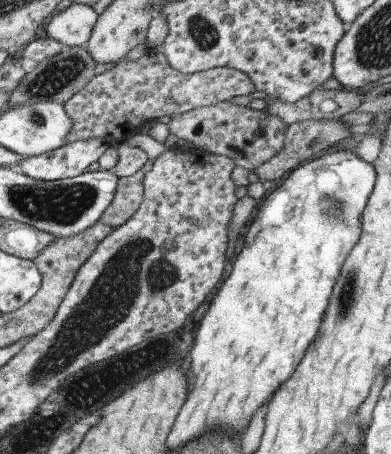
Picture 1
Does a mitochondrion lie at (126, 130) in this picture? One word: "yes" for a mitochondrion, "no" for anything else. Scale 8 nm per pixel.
no

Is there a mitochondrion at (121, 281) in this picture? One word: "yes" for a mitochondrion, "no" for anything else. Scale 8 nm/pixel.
yes

